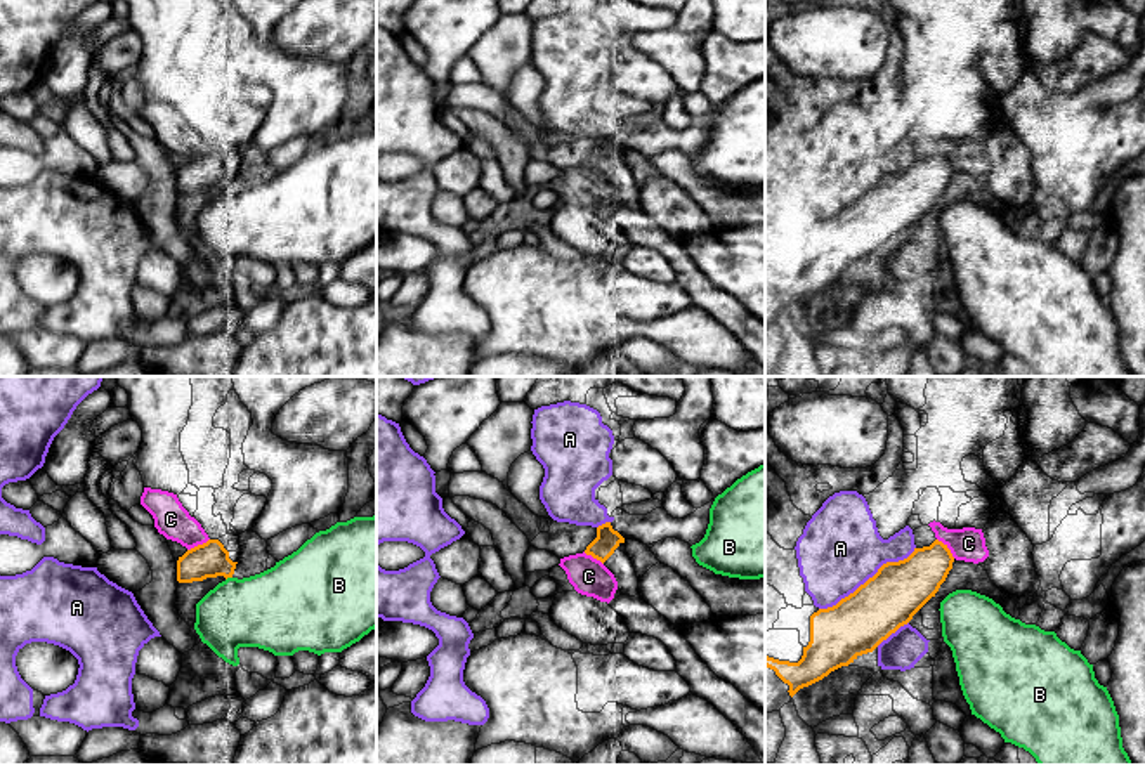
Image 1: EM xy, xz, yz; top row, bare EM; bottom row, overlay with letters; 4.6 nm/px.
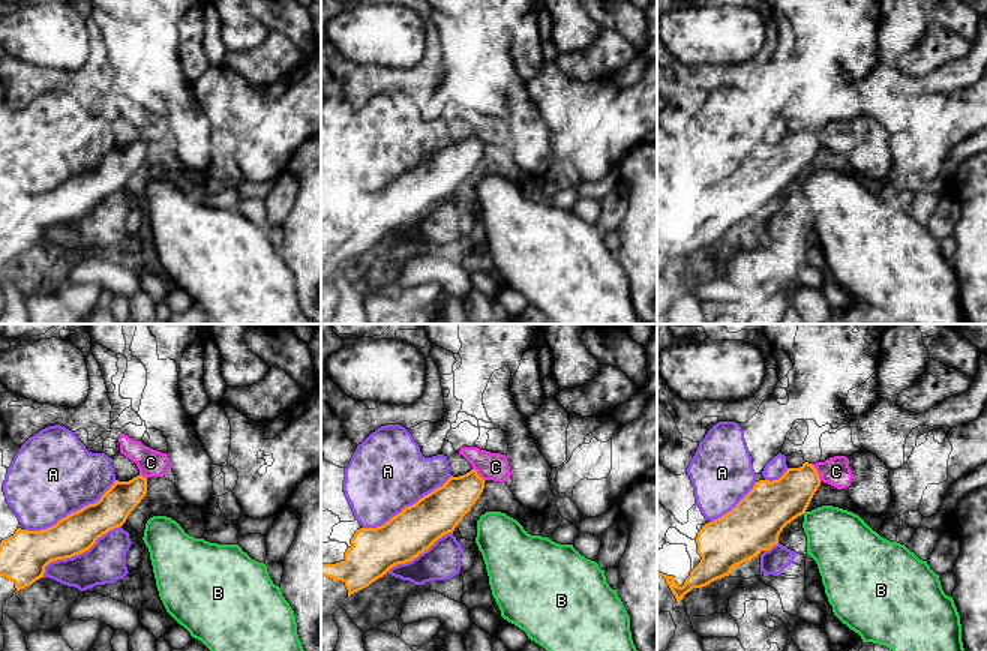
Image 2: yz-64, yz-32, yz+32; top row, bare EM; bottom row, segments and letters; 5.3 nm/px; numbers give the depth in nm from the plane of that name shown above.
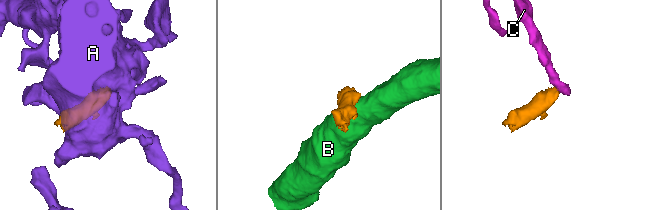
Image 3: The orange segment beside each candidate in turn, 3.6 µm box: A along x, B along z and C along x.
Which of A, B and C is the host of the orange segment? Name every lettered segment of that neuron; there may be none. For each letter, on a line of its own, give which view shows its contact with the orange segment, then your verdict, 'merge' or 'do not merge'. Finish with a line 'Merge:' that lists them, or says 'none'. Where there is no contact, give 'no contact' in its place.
A: yz | do not merge
B: xy | do not merge
C: yz | do not merge
Merge: none

